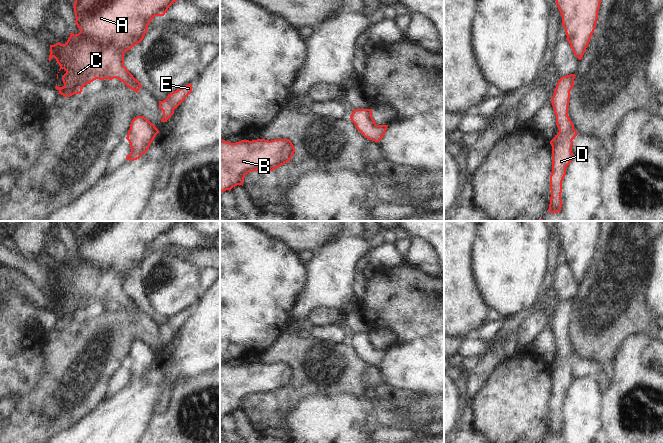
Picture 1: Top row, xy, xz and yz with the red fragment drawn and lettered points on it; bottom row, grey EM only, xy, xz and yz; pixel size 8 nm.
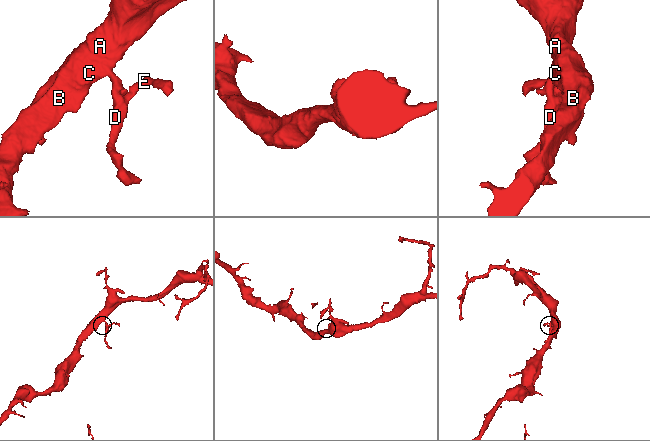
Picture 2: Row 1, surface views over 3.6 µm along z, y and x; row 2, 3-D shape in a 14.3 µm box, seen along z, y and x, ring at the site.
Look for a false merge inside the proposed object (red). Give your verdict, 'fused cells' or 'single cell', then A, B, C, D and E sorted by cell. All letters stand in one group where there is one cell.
single cell | A B C D E

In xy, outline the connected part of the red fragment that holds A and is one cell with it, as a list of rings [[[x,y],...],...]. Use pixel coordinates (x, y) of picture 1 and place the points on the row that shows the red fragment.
[[[75,0],[73,5],[75,23],[80,32],[76,35],[71,32],[65,44],[58,42],[50,45],[49,62],[54,57],[60,65],[59,71],[61,69],[66,71],[62,77],[64,86],[58,87],[56,84],[58,94],[68,98],[74,94],[81,94],[83,87],[96,79],[103,81],[114,78],[138,93],[142,85],[124,66],[124,53],[141,43],[152,19],[155,16],[164,16],[168,8],[176,1],[178,0]]]

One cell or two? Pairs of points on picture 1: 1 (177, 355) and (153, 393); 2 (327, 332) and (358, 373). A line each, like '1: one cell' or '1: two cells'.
1: one cell
2: two cells

